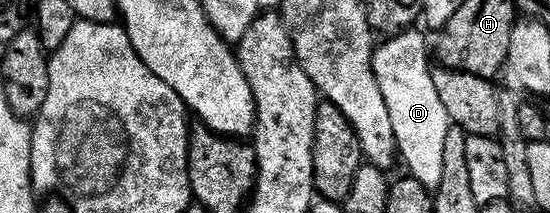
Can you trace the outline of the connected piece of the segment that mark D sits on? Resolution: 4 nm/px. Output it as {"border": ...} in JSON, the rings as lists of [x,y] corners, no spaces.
{"border":[[[417,28],[405,30],[399,36],[384,39],[373,53],[373,70],[377,73],[379,88],[383,92],[383,102],[387,104],[387,116],[391,116],[391,132],[397,141],[400,161],[405,161],[408,177],[419,180],[430,192],[437,189],[439,176],[443,176],[443,139],[451,125],[447,116],[447,108],[443,108],[443,100],[439,100],[436,91],[434,67],[429,67],[429,50],[425,47],[425,38]]]}

